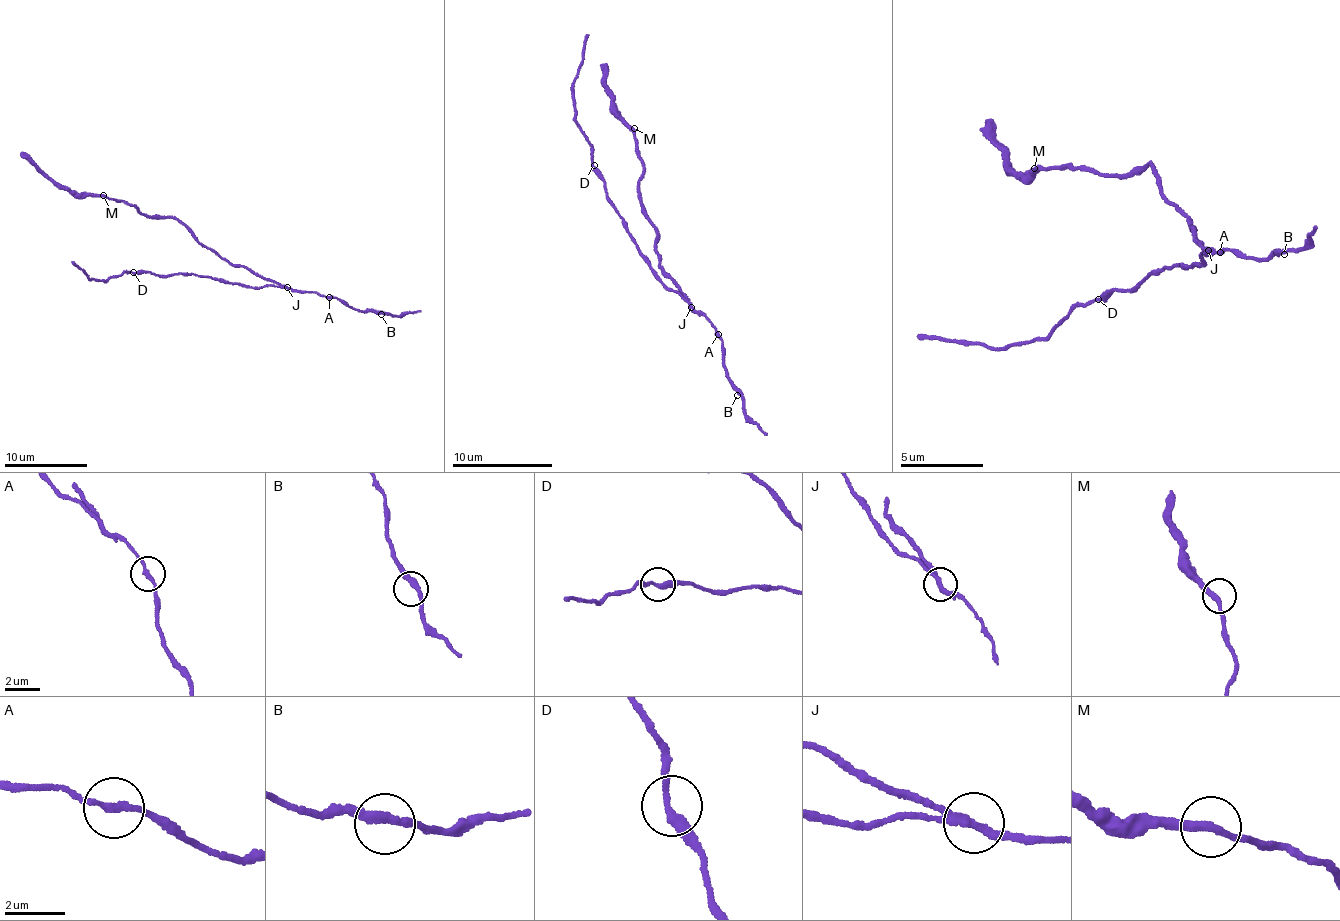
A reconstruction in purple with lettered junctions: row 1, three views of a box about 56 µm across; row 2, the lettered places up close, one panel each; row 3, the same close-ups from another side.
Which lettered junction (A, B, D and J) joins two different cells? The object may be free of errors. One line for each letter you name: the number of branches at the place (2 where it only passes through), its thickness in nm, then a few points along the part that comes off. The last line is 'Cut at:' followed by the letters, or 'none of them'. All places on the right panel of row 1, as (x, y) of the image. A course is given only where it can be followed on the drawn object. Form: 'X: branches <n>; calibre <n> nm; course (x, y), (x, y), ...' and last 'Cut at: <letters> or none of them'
J: branches 2; calibre 280 nm; course (1208, 249), (1192, 232), (1149, 165), (1131, 173), (1069, 170), (1066, 165), (1015, 179), (988, 121)
Cut at: J

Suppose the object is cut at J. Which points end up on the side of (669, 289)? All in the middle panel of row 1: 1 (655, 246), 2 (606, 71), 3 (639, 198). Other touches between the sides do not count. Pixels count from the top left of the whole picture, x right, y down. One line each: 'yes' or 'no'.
1: no
2: no
3: no

